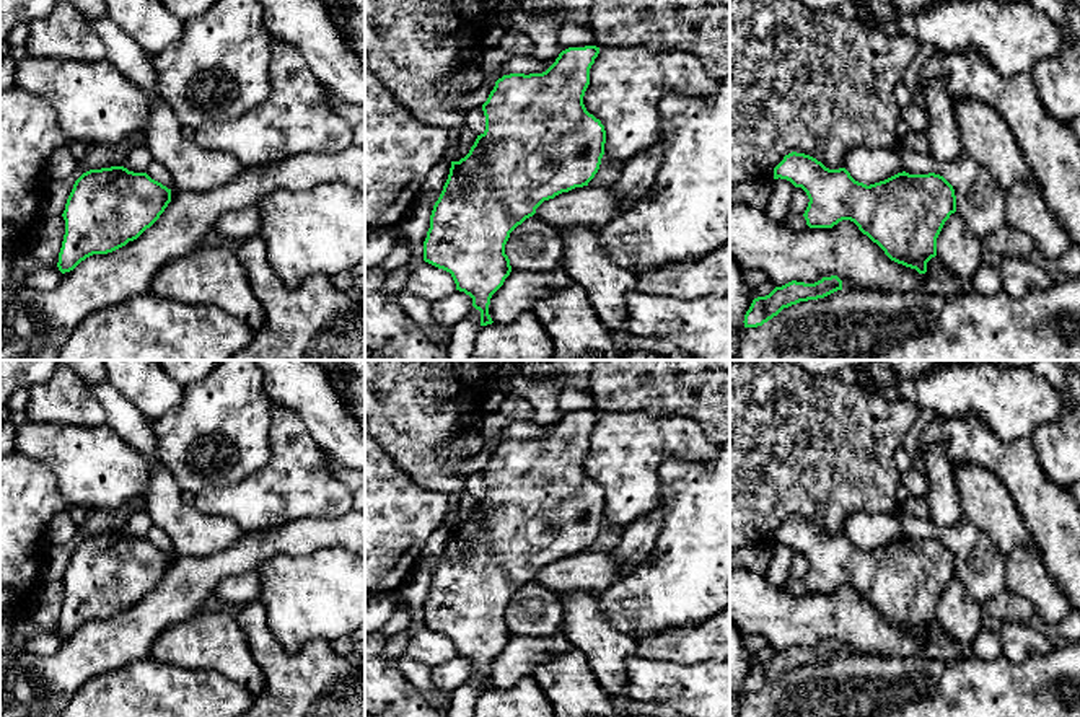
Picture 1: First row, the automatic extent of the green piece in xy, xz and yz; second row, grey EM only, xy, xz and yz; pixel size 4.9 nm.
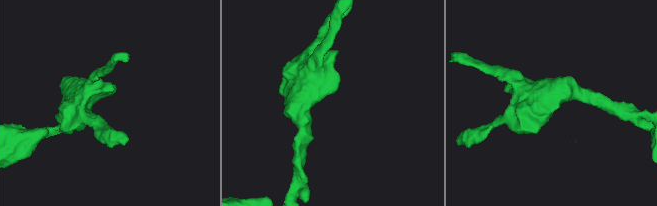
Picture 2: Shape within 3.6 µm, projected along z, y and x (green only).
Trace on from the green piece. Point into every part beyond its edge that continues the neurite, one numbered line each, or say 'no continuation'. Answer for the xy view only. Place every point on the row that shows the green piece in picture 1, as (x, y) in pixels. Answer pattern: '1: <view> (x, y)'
no continuation

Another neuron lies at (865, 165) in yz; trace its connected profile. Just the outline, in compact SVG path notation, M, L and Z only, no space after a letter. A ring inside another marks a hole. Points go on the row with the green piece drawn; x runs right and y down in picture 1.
M852 148L845 155L844 168L855 181L867 186L902 173L901 160L894 148Z

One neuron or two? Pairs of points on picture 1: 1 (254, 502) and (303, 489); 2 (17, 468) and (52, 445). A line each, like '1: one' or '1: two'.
1: one
2: two

